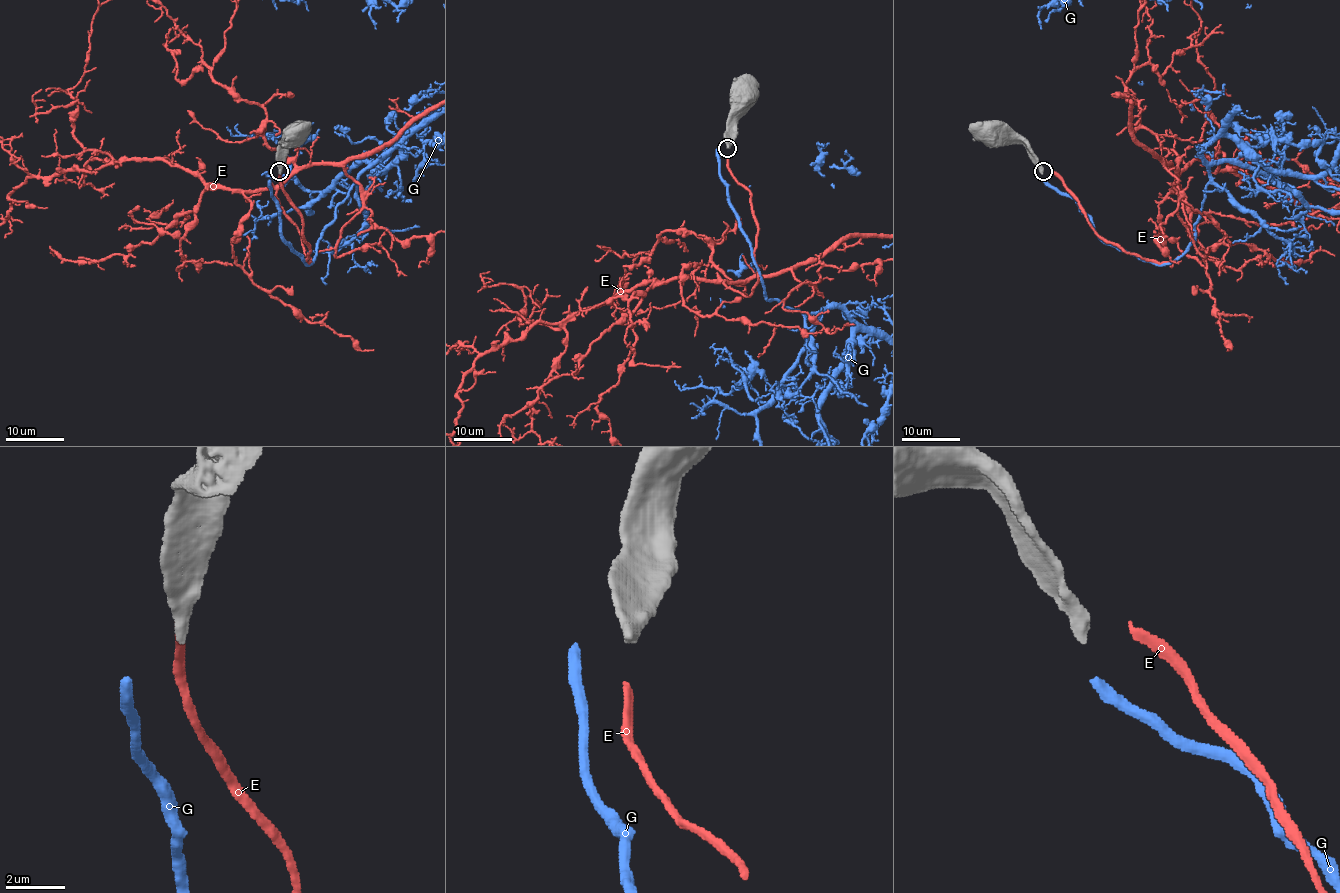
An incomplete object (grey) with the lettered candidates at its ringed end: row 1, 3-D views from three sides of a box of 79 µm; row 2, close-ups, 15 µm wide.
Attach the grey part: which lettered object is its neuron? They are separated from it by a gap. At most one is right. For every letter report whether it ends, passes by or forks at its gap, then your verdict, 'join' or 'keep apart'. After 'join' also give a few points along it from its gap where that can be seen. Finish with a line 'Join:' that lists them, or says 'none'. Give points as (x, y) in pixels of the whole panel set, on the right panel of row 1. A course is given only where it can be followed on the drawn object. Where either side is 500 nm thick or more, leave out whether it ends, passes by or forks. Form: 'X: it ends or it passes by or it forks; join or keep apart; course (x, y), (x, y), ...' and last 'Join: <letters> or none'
E: join
G: keep apart
Join: E

